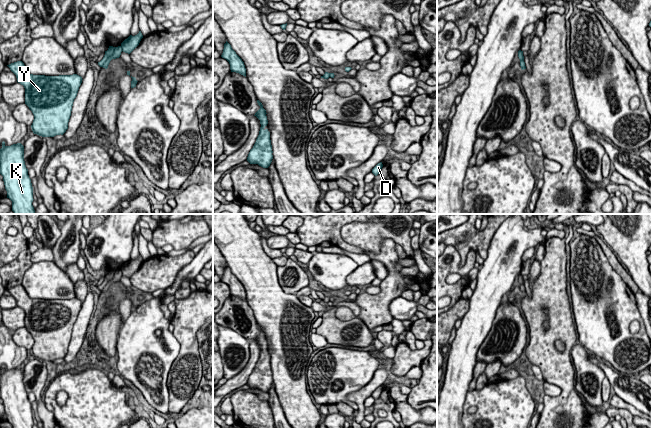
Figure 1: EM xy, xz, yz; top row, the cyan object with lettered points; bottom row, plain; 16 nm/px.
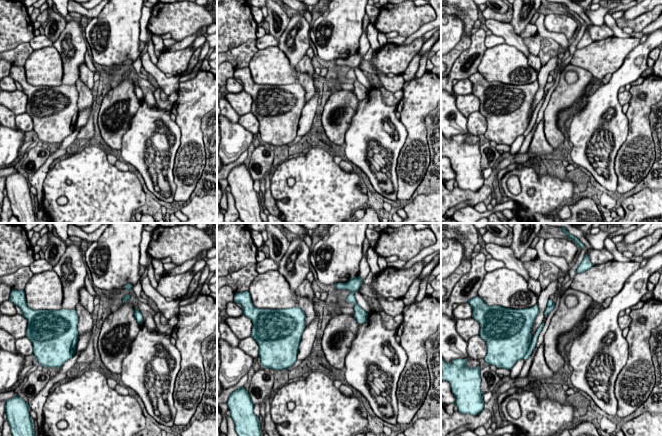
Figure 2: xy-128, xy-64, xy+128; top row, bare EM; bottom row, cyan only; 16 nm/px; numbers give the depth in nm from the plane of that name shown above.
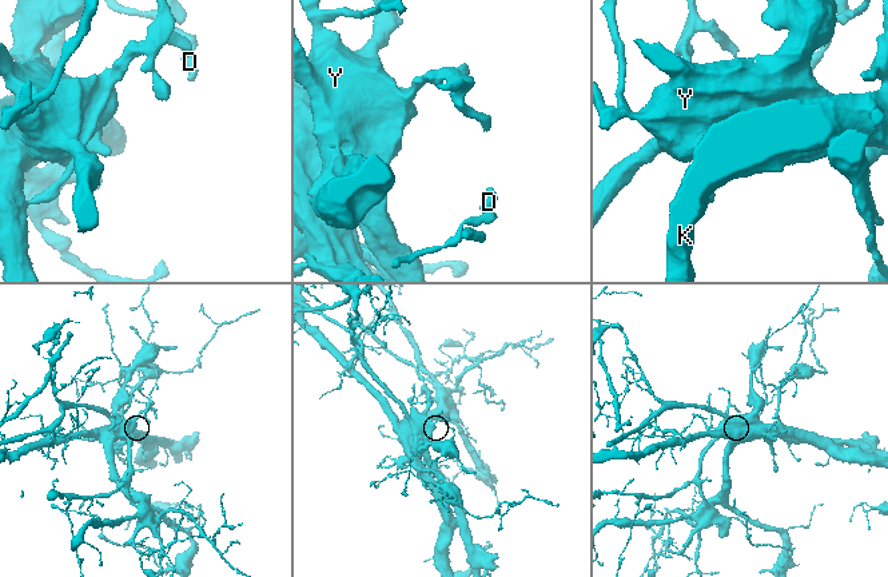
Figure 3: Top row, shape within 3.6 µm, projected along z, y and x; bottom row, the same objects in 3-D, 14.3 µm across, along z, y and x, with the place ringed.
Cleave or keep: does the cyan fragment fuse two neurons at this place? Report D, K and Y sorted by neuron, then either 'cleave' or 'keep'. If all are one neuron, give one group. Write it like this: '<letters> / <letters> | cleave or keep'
D K / Y | cleave

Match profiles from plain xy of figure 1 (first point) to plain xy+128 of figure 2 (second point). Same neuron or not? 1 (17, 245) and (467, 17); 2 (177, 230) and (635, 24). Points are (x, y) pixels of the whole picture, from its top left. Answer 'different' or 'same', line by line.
1: same
2: same

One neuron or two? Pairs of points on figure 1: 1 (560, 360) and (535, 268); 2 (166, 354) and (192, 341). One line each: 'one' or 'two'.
1: two
2: two

